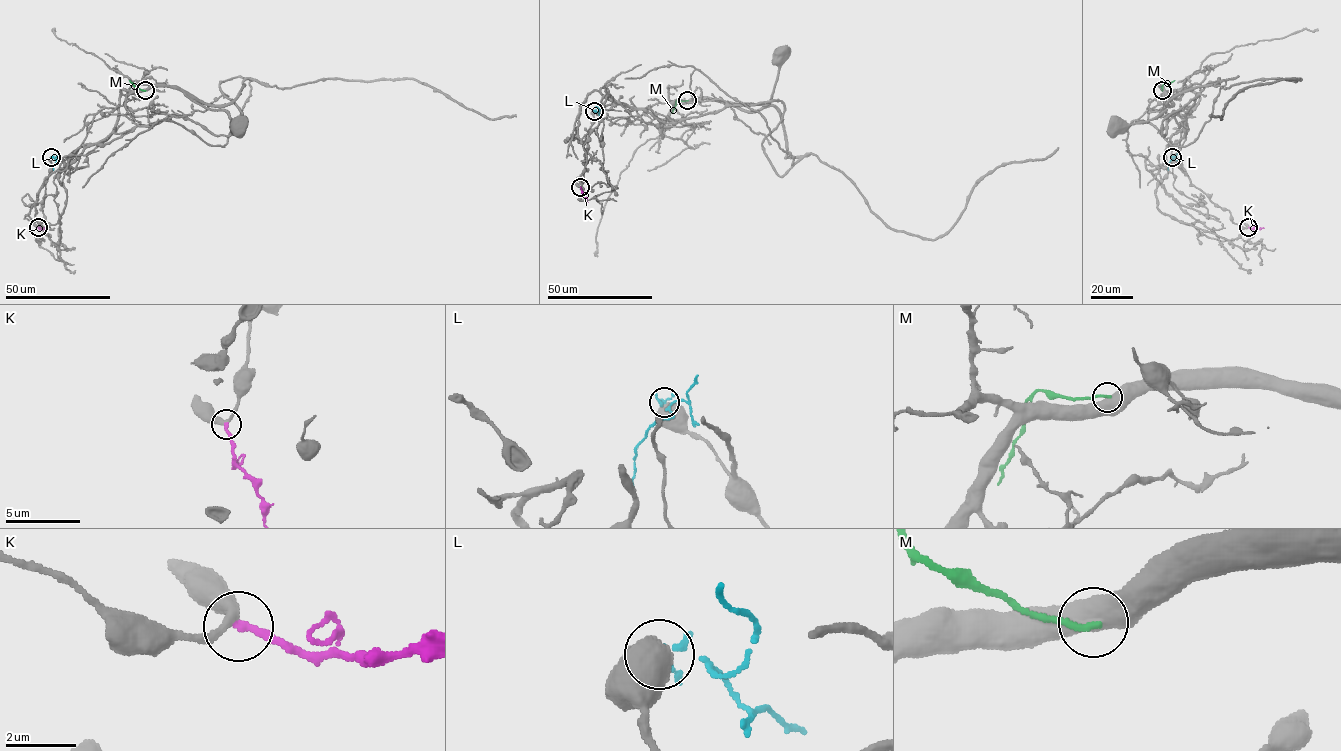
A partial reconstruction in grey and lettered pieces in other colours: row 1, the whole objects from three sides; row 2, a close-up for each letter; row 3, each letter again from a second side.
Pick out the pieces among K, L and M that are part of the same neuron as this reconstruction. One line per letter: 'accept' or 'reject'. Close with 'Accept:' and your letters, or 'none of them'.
K: reject
L: reject
M: reject
Accept: none of them

